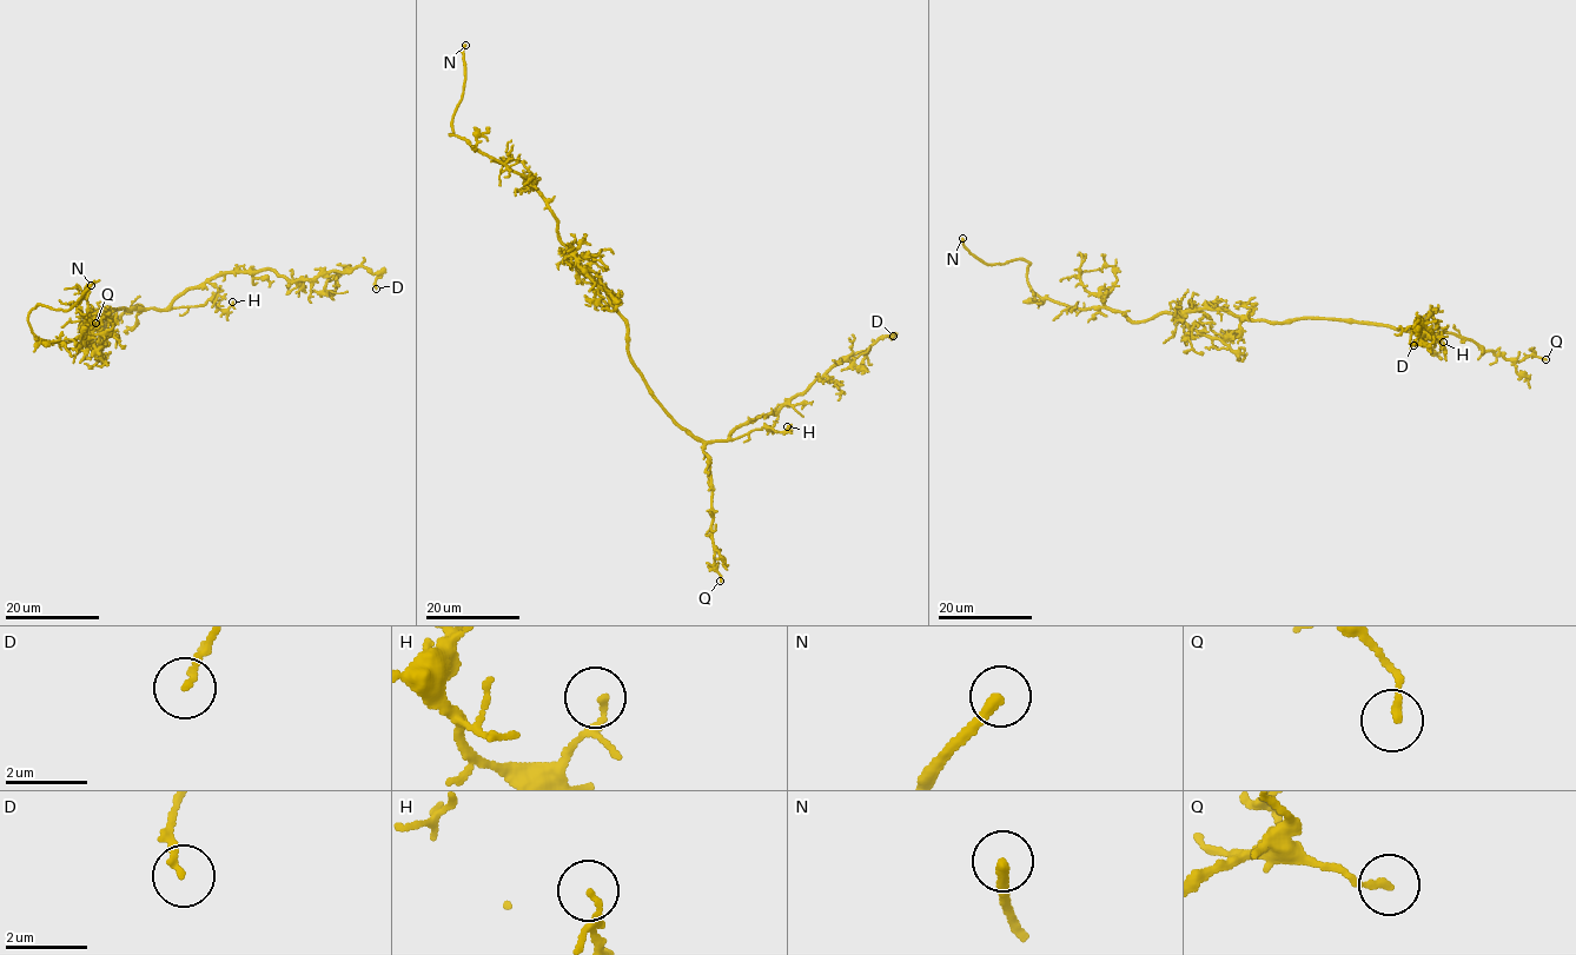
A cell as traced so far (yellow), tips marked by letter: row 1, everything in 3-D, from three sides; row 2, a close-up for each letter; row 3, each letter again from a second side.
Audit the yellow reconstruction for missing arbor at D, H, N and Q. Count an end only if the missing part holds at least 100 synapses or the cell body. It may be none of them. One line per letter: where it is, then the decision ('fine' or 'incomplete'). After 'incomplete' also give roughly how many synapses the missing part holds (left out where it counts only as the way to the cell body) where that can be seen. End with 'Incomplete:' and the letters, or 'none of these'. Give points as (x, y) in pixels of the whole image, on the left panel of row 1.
D: (376, 289) | fine
H: (232, 302) | fine
N: (91, 285) | incomplete
Q: (95, 323) | fine
Incomplete: N

